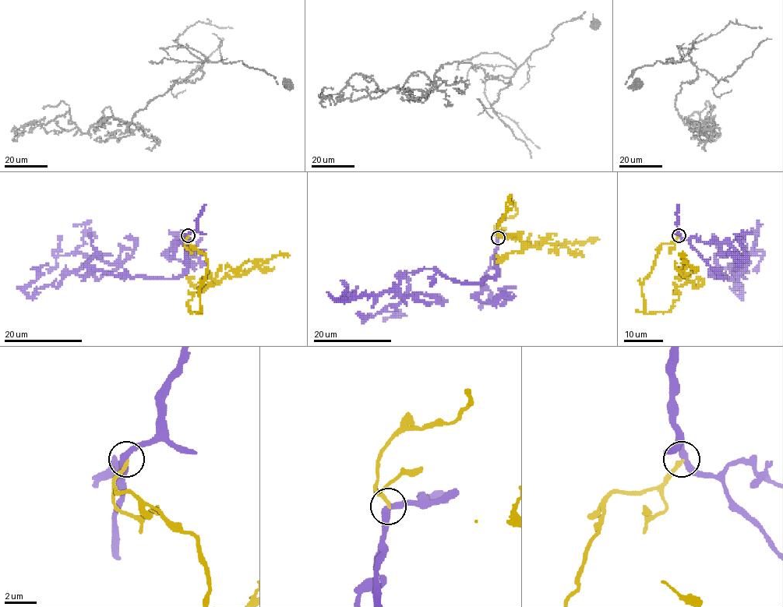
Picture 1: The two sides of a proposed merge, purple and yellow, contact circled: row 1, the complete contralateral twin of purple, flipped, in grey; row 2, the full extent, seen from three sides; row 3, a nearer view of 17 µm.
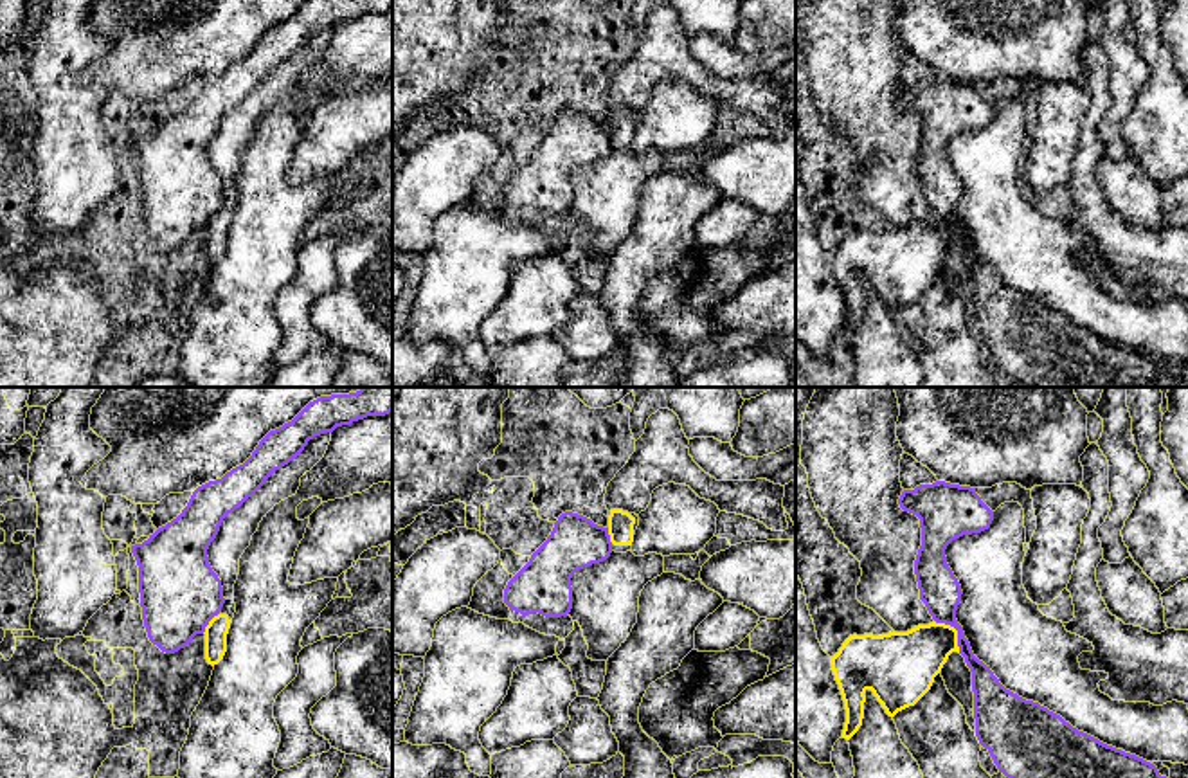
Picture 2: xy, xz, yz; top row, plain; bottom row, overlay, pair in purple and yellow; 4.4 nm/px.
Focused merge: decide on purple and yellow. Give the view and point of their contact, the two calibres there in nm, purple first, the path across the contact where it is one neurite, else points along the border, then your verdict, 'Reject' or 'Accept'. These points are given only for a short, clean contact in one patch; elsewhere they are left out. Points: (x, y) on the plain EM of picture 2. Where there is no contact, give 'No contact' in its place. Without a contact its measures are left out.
Touches purple at yz (956, 226). Thickness 180 nm (purple) against 260 nm. Boundary: yz (935, 217), (956, 227), (960, 247). Reject

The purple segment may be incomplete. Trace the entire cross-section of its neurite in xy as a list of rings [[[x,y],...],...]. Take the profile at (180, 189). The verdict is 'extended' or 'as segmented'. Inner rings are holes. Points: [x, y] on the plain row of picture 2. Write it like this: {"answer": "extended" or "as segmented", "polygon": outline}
{"answer": "as segmented", "polygon": [[[308,0],[292,18],[270,27],[252,52],[221,76],[198,83],[182,110],[158,124],[142,140],[131,142],[139,162],[139,189],[148,234],[166,250],[187,243],[196,231],[203,231],[209,218],[220,211],[225,194],[218,171],[207,153],[223,115],[252,94],[281,63],[293,58],[310,36],[337,23],[351,22],[367,13],[385,13],[392,0]]]}

